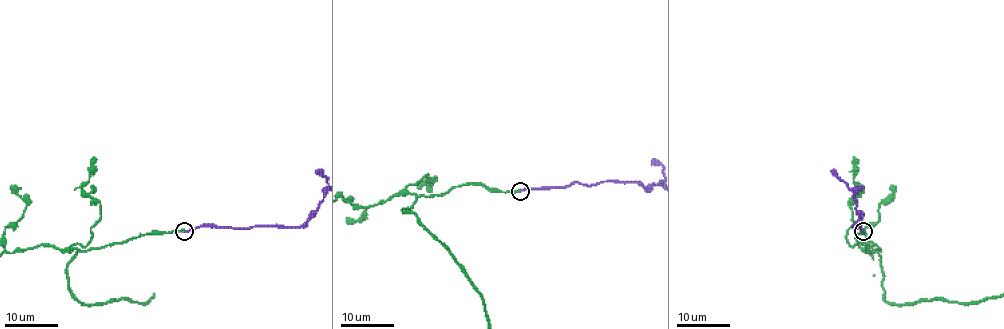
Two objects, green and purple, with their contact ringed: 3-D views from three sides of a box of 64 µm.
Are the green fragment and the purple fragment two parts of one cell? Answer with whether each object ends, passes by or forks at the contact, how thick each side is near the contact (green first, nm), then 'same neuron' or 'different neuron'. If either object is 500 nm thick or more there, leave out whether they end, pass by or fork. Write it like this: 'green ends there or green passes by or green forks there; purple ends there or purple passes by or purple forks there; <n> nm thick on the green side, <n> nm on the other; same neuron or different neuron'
green ends there; purple ends there; 280 nm thick on the green side, 240 nm on the other; different neuron

